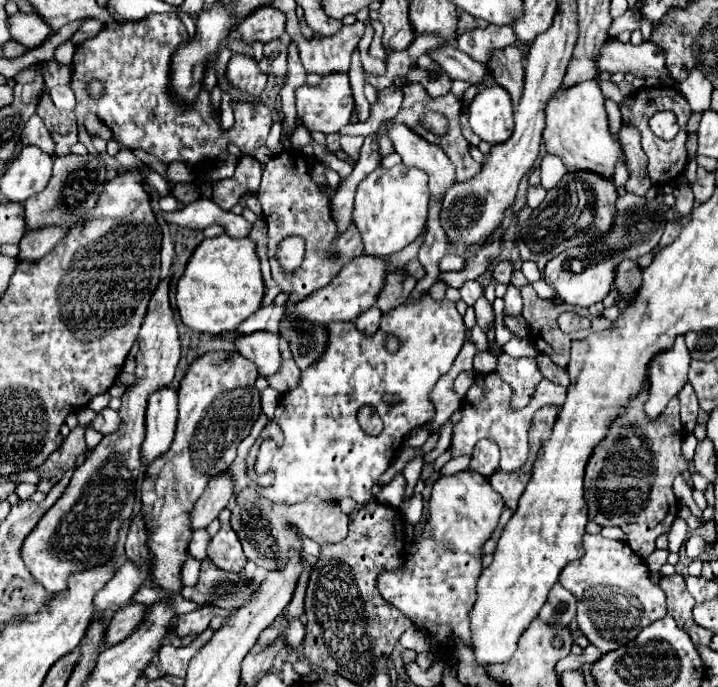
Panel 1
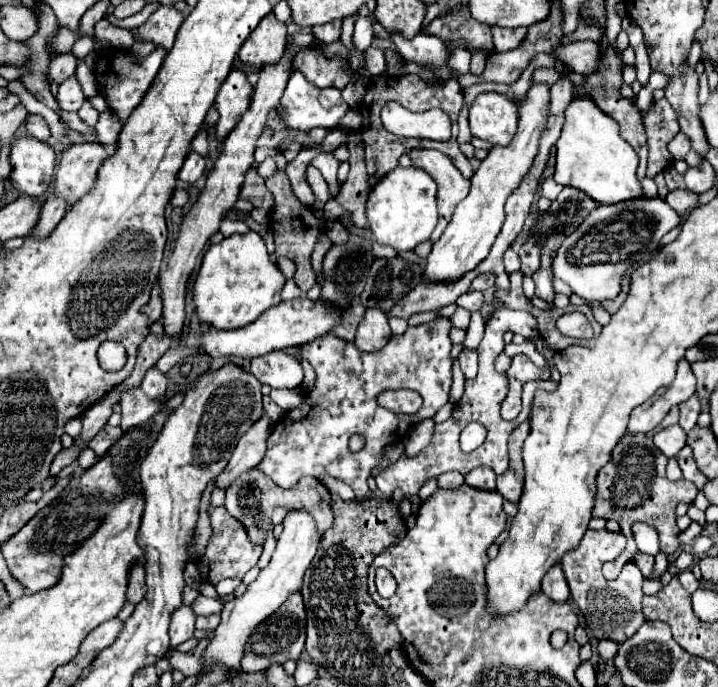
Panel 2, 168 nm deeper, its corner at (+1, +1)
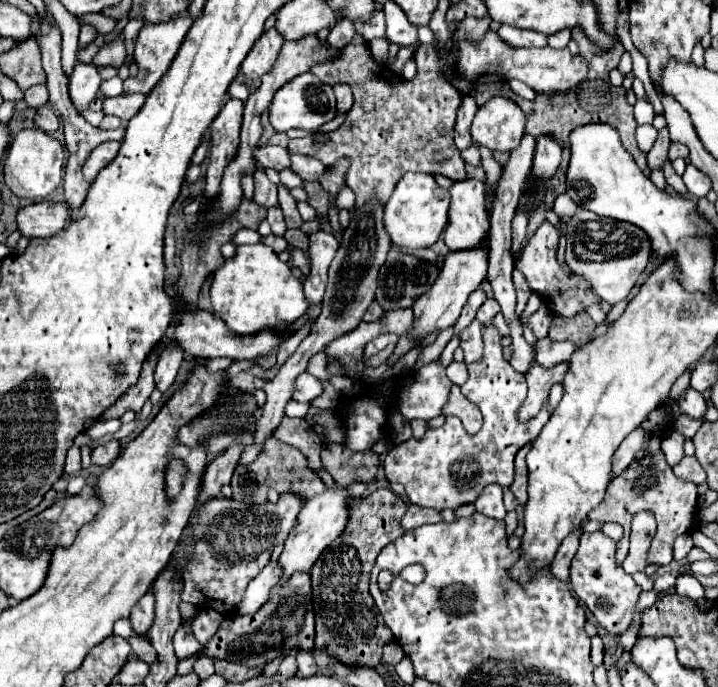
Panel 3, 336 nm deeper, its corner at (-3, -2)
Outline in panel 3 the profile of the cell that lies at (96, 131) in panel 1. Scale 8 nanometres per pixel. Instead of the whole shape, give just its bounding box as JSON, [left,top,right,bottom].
[104,94,144,122]

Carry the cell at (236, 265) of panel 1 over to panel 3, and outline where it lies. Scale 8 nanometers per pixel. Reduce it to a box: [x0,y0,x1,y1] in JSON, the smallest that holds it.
[210,244,308,334]

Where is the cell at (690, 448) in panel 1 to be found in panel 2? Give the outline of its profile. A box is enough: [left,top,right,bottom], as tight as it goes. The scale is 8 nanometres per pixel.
[654,425,686,457]

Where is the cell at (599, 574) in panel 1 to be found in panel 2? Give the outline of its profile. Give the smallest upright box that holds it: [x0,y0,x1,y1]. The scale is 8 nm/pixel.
[562,529,646,643]

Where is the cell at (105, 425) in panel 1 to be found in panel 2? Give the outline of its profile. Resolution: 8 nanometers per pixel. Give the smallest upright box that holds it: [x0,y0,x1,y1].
[88,425,122,459]

